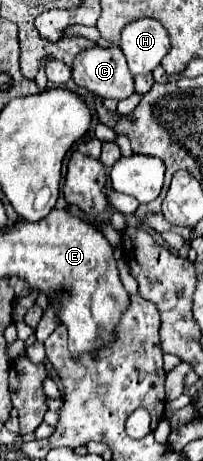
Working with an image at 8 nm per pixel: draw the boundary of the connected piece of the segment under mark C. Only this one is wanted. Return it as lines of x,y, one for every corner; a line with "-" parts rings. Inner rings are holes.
96,45
80,51
72,65
72,79
78,87
116,101
128,99
134,93
134,79
128,71
126,57
116,45
108,49

